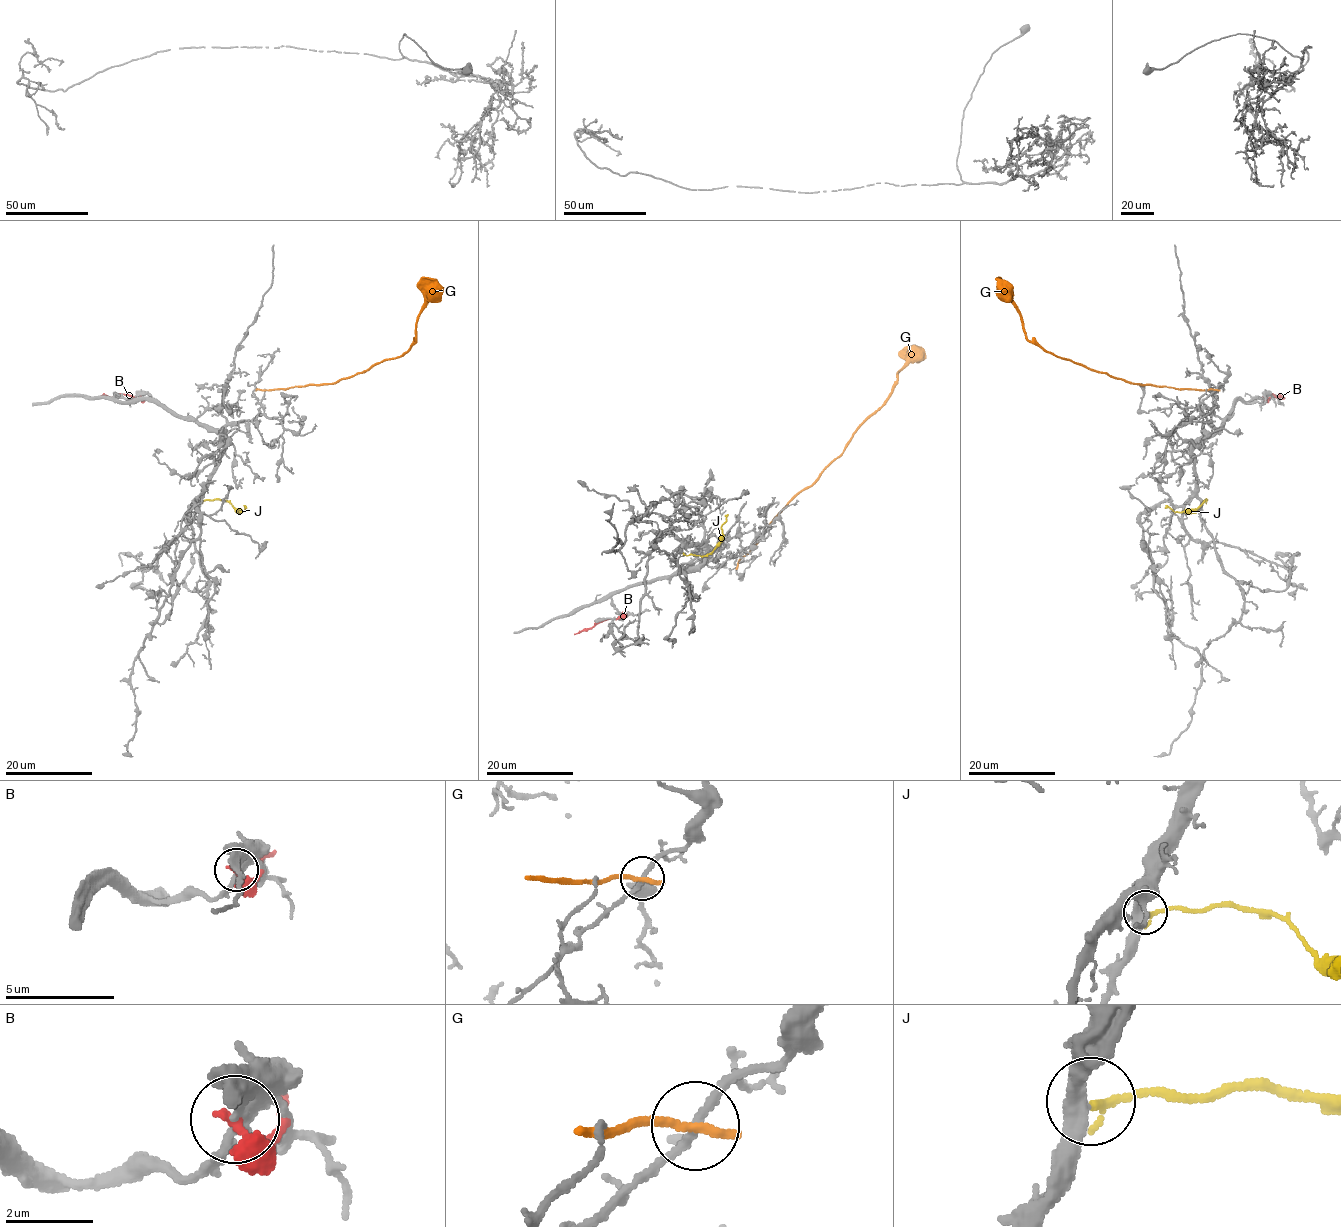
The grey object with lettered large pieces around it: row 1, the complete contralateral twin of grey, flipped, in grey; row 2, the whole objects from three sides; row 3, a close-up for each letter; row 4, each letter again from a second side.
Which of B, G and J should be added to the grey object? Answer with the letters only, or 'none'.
J

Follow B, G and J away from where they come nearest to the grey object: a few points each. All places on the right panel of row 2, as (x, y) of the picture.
B: (1265, 396), (1267, 400), (1269, 394), (1284, 398)
G: (1215, 389), (1130, 383), (1056, 356), (1029, 340), (1010, 292), (995, 278)
J: (1203, 501), (1195, 509), (1174, 511), (1165, 505)

